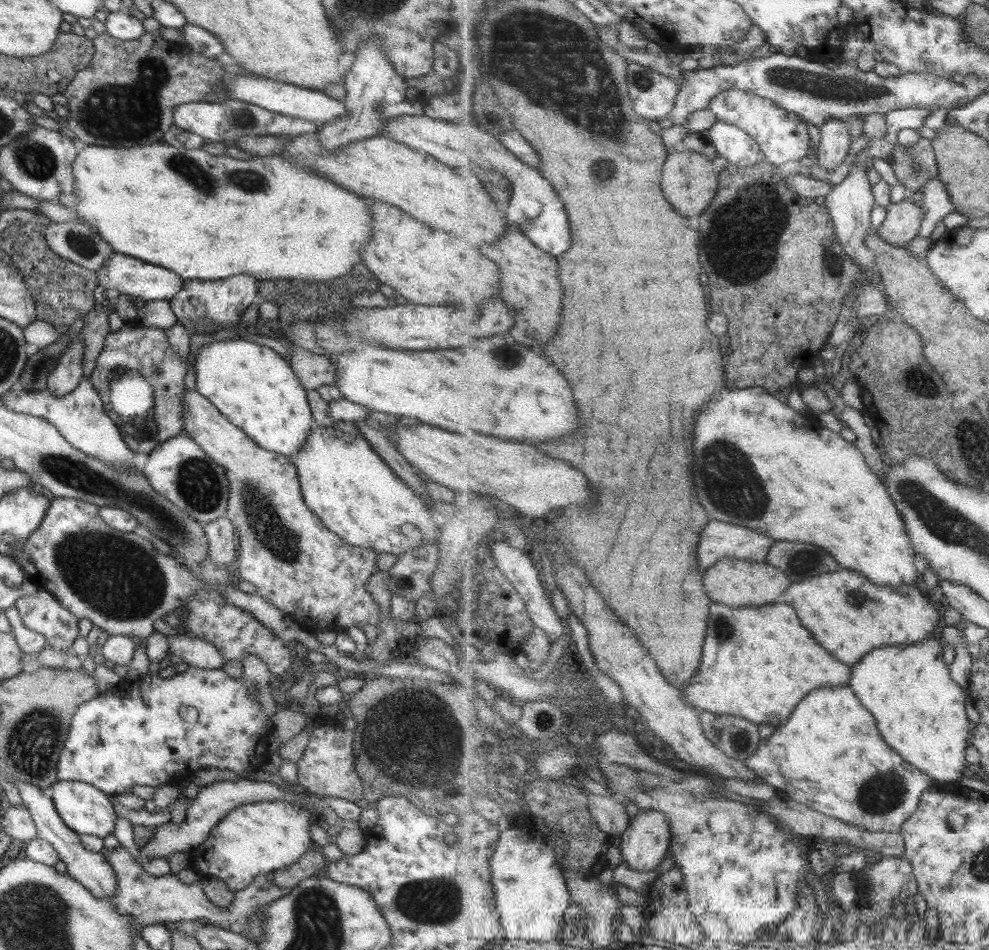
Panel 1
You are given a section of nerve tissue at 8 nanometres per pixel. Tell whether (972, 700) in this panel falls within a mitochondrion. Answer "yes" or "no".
no

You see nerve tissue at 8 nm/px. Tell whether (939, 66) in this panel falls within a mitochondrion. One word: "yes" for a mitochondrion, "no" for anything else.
no

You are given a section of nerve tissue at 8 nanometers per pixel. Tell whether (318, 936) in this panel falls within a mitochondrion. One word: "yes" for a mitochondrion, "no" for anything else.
yes

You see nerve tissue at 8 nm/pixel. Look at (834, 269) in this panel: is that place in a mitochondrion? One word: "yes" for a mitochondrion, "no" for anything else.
no

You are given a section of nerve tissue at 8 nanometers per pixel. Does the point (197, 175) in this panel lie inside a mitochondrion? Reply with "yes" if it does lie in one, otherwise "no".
yes

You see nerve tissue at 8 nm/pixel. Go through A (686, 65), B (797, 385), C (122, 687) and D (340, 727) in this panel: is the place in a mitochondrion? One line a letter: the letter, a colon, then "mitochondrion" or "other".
A: other
B: other
C: other
D: other

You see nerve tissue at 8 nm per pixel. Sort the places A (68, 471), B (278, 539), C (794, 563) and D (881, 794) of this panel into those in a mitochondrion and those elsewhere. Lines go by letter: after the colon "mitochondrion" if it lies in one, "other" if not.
A: mitochondrion
B: mitochondrion
C: mitochondrion
D: mitochondrion

